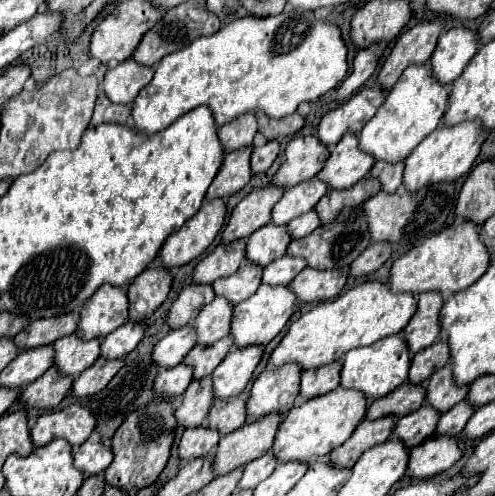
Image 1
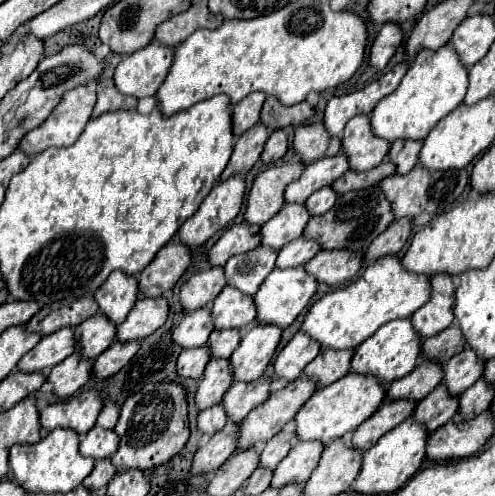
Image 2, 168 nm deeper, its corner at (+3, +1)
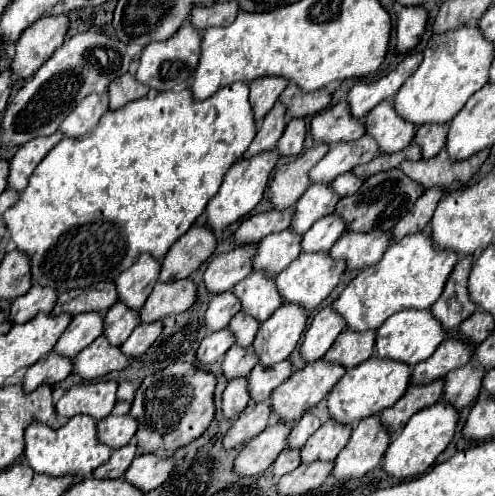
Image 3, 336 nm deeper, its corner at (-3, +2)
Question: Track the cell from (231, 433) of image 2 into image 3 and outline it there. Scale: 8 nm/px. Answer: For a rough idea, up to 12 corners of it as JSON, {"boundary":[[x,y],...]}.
{"boundary":[[250,402],[224,436],[234,448],[268,426],[270,402]]}

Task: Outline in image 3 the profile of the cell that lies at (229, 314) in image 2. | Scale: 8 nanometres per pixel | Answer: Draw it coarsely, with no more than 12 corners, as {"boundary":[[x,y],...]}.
{"boundary":[[264,270],[234,286],[242,312],[258,322],[282,306]]}

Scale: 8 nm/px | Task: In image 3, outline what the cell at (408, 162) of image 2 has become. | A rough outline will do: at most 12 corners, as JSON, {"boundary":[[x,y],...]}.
{"boundary":[[422,126],[416,144],[422,158],[430,158],[446,146],[446,126]]}

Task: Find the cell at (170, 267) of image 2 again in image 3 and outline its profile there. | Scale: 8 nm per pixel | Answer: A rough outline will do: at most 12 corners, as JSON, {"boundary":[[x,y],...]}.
{"boundary":[[206,222],[192,226],[162,260],[160,282],[188,278],[216,250]]}

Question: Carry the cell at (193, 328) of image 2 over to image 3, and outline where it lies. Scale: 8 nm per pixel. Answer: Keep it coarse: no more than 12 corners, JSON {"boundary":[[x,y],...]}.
{"boundary":[[232,290],[210,300],[206,326],[210,332],[228,326],[240,312]]}

